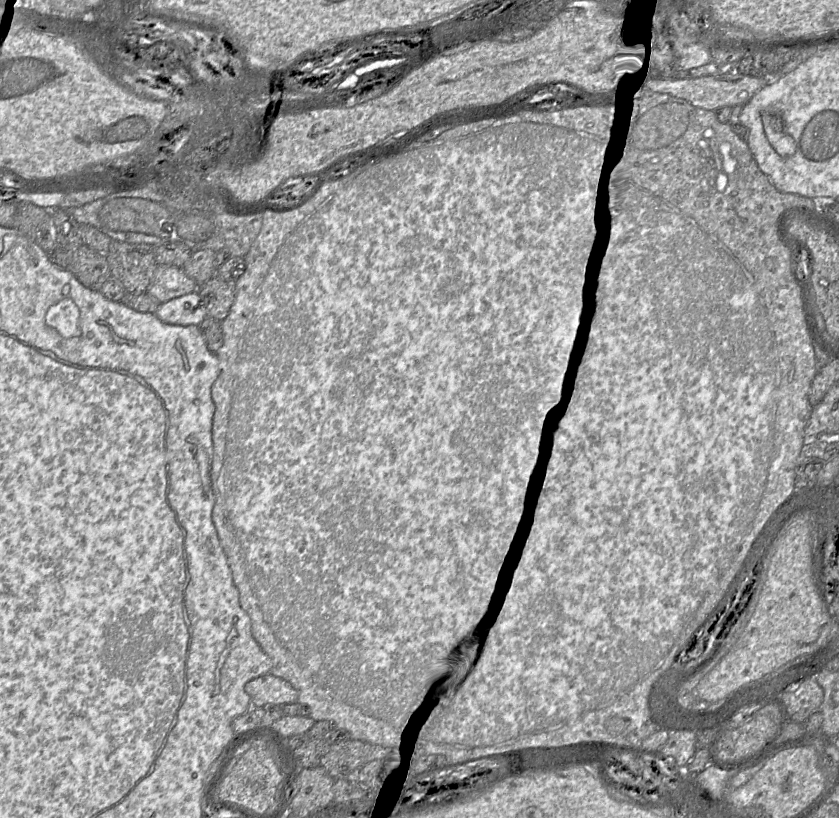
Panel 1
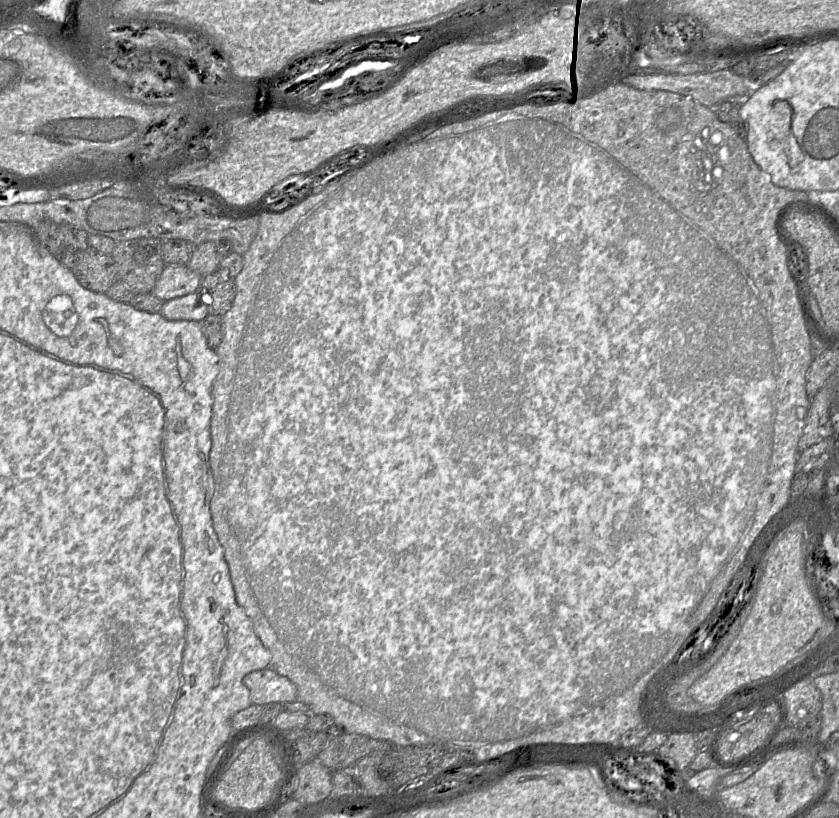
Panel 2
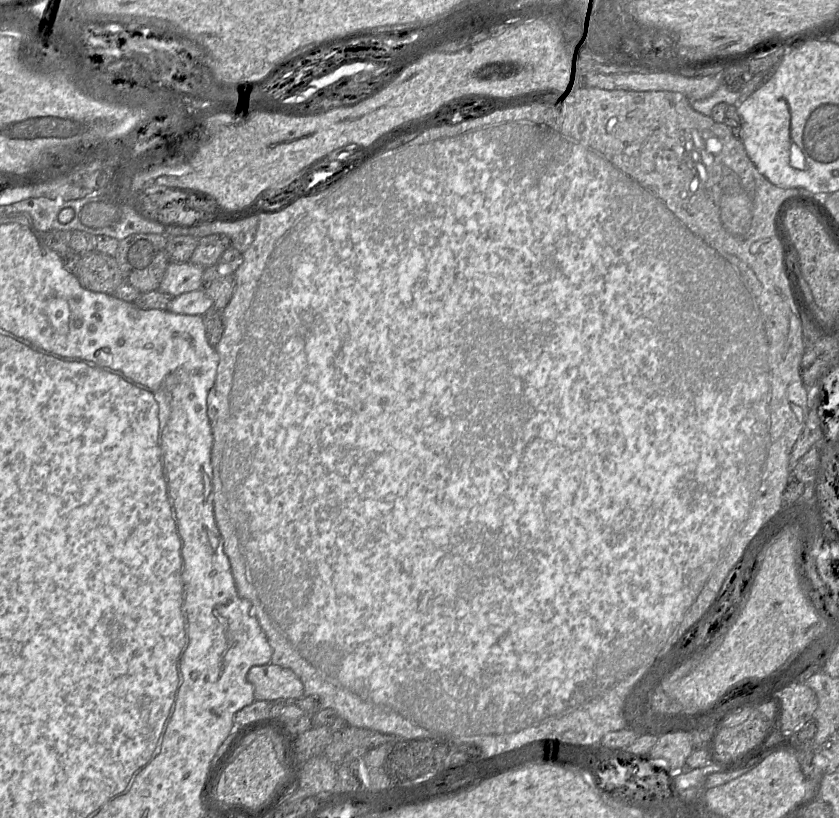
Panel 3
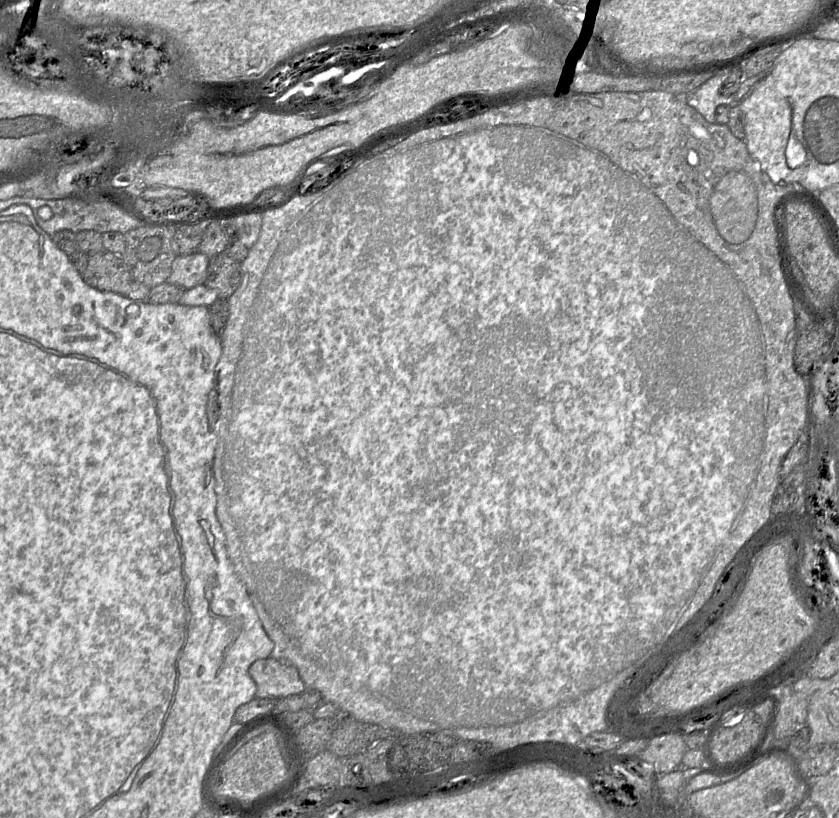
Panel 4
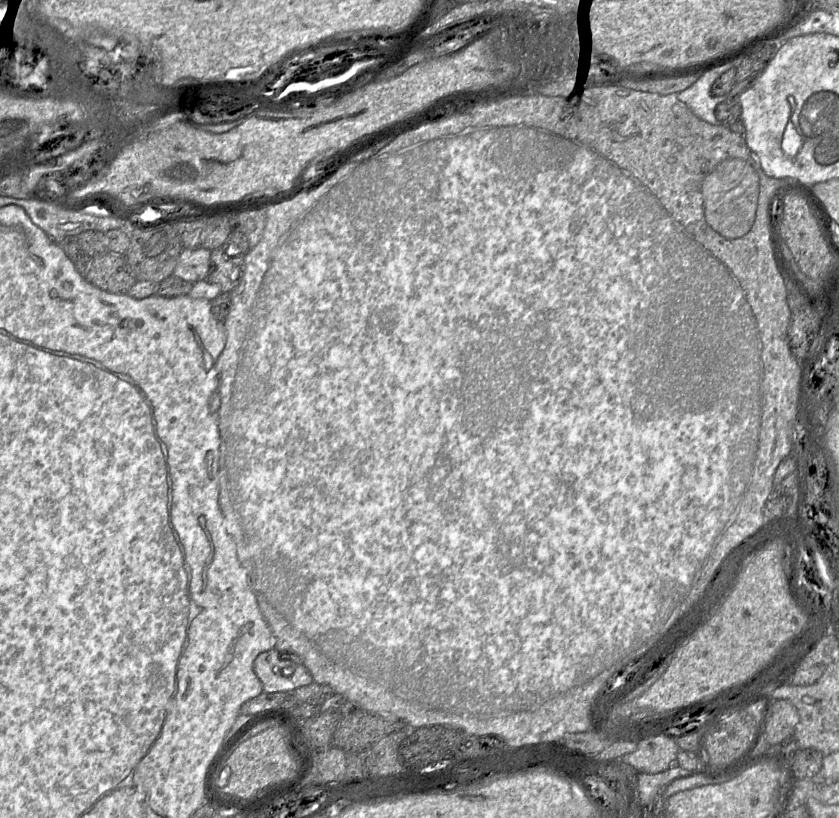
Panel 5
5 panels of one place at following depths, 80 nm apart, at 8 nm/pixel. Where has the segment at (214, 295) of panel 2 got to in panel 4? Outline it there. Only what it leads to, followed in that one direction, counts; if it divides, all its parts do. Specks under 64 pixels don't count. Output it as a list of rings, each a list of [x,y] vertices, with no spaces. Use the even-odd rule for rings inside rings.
[[[225,250],[209,260],[204,285],[214,289],[219,298],[229,298],[241,282],[241,262],[225,255]]]

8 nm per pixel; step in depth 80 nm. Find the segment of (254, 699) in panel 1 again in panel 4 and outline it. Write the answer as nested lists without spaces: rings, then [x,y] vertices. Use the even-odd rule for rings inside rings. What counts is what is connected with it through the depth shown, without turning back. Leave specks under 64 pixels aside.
[[[273,657],[258,659],[249,668],[249,675],[256,684],[257,698],[279,699],[291,695],[300,695],[306,689],[297,669],[290,665],[276,660]]]

